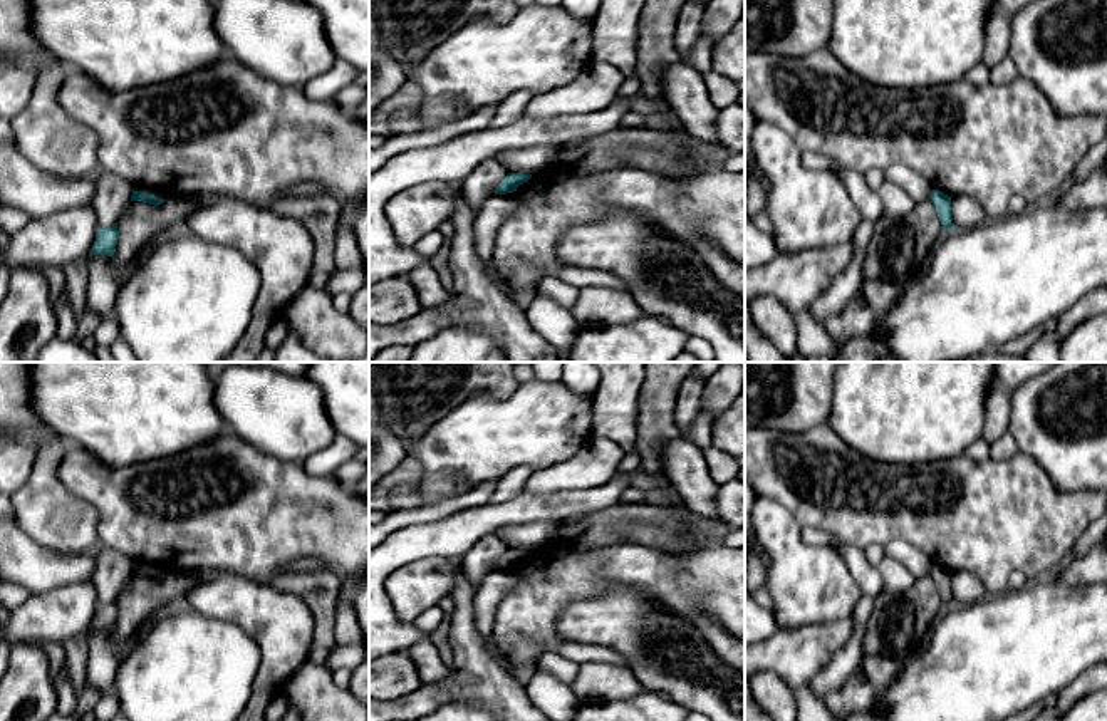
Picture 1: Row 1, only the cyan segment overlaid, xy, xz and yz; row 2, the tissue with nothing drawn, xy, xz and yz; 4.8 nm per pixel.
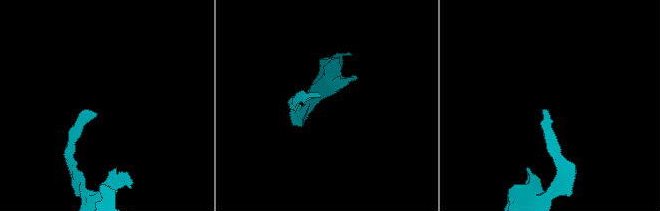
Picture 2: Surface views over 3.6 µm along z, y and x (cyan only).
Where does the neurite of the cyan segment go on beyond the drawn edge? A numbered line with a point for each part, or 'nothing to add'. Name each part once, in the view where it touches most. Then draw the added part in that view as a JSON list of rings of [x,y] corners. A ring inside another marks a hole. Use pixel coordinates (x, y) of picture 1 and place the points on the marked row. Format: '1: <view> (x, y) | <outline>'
nothing to add

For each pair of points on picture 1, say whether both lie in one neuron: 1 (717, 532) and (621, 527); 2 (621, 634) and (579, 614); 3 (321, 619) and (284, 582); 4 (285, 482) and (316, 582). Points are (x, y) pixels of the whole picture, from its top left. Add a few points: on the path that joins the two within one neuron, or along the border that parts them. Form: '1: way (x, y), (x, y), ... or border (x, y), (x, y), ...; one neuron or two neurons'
1: way (693, 530), (644, 527); one neuron
2: way (611, 624), (608, 621), (589, 621); one neuron
3: way (321, 607), (296, 582); one neuron
4: border (324, 567), (341, 577); two neurons

